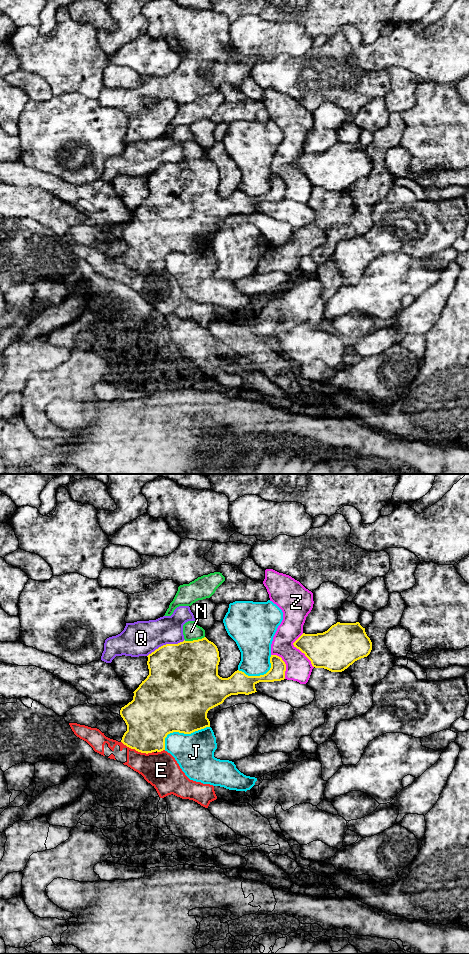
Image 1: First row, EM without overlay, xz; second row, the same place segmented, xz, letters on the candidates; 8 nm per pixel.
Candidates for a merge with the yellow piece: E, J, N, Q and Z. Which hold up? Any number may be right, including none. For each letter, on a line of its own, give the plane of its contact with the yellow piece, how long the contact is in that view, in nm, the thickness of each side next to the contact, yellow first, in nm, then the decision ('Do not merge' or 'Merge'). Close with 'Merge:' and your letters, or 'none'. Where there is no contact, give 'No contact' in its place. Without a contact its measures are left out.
E: Touches yellow in xz. Shared border 280 nm. Thickness 360 nm (yellow) against 280 nm. Do not merge
J: Touches yellow in xz. Shared border 420 nm. Thickness 500 nm (yellow) against 320 nm. Do not merge
N: Touches yellow in xz. Shared border 170 nm. Thickness 460 nm (yellow) against 140 nm. Merge
Q: Touches yellow in xz. Shared border 340 nm. Thickness 460 nm (yellow) against 280 nm. Do not merge
Z: Touches yellow in xz. Shared border 300 nm. Thickness 320 nm (yellow) against 200 nm. Do not merge
Merge: N

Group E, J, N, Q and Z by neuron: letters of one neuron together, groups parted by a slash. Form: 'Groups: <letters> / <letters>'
Groups: E / J / N / Q / Z

